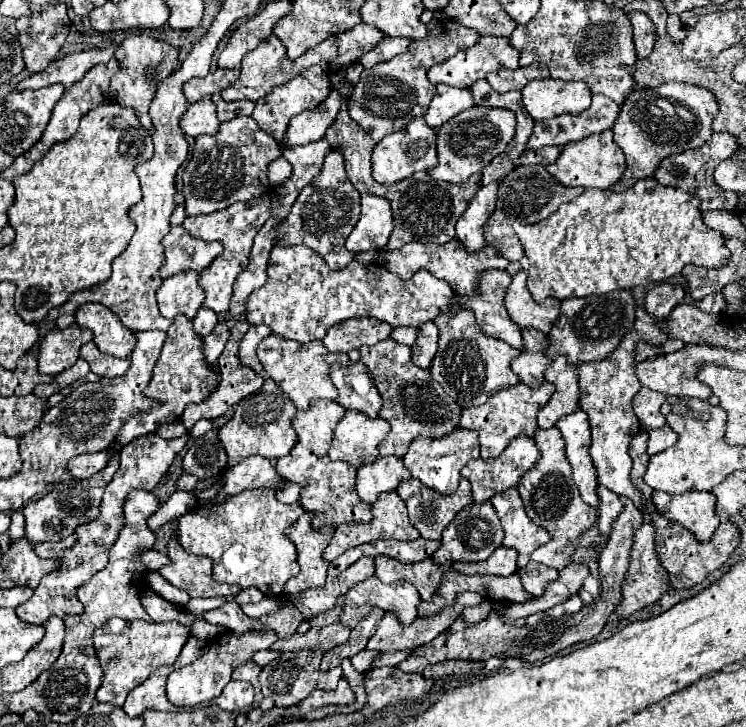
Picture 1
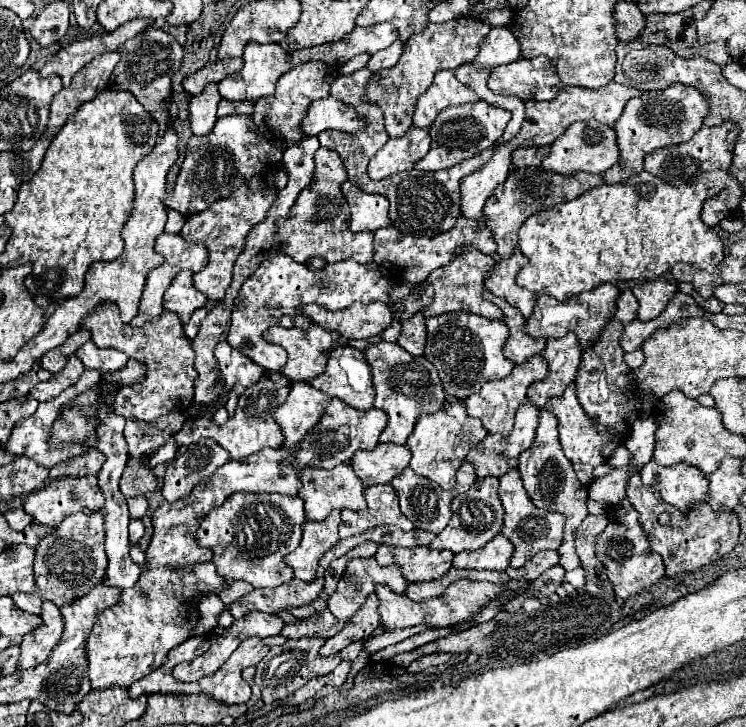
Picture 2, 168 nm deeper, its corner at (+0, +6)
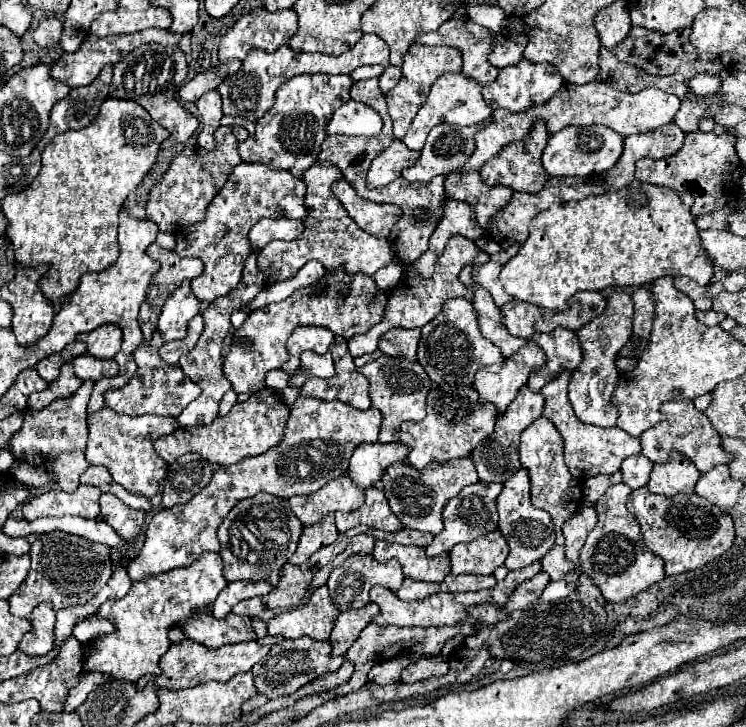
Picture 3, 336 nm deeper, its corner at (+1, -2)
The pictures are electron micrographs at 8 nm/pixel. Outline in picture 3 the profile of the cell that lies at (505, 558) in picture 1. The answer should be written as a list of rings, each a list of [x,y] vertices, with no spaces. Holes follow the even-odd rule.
[[[499,532],[457,544],[449,552],[451,574],[493,574],[499,566],[503,566],[507,554],[509,546]]]

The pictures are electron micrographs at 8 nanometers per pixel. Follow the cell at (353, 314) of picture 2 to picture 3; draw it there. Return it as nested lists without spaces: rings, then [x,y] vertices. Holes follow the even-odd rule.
[[[327,270],[327,274],[313,286],[301,288],[283,302],[269,304],[261,310],[253,310],[247,316],[243,326],[235,330],[235,338],[245,336],[253,340],[253,350],[245,350],[239,344],[233,344],[223,364],[225,378],[233,384],[233,390],[237,394],[241,392],[253,394],[265,386],[265,374],[269,370],[277,370],[287,362],[285,342],[295,328],[321,326],[331,330],[335,336],[341,336],[345,342],[349,342],[355,334],[365,334],[371,326],[383,320],[385,304],[387,304],[387,294],[377,290],[373,278],[365,278],[365,274],[351,276],[345,274],[343,270]],[[341,282],[349,282],[349,286],[353,286],[353,294],[349,294],[349,298],[341,302],[343,306],[337,306],[337,286],[341,286]]]

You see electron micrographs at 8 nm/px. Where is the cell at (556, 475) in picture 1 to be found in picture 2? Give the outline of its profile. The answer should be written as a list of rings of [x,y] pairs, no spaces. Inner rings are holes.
[[[540,410],[540,424],[536,428],[536,438],[534,438],[534,446],[530,446],[530,450],[524,450],[518,458],[518,470],[522,474],[524,480],[524,488],[528,490],[532,502],[538,508],[546,508],[546,510],[558,510],[566,516],[566,526],[564,526],[564,546],[572,546],[574,540],[574,530],[578,528],[578,524],[582,524],[582,520],[588,516],[586,510],[586,500],[588,500],[588,492],[586,486],[582,486],[572,470],[572,464],[568,462],[568,458],[564,456],[562,448],[560,448],[560,440],[558,440],[558,430],[556,430],[556,418],[548,412],[548,410]]]

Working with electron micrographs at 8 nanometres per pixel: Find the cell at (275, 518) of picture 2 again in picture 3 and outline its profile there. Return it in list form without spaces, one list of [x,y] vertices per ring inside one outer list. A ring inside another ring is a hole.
[[[257,494],[241,500],[219,526],[219,542],[223,558],[223,574],[229,582],[251,580],[269,582],[273,588],[279,586],[281,568],[297,550],[297,542],[303,534],[303,524],[291,512],[289,500],[273,494]]]

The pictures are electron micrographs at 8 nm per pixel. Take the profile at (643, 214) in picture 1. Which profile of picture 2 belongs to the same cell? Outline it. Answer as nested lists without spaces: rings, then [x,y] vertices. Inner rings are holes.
[[[642,170],[640,174],[630,176],[626,182],[602,184],[570,202],[540,210],[532,214],[520,228],[518,248],[528,258],[528,266],[518,272],[516,284],[562,302],[564,296],[576,296],[606,282],[614,284],[618,280],[658,278],[678,262],[692,264],[700,270],[714,270],[724,260],[724,248],[718,234],[700,218],[704,200],[706,186],[702,184],[676,188]]]

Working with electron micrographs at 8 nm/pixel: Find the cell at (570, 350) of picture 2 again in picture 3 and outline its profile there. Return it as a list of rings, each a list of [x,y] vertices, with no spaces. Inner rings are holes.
[[[555,328],[551,334],[535,334],[531,338],[547,356],[547,366],[533,372],[527,386],[531,392],[539,392],[545,384],[555,380],[561,372],[577,370],[583,362],[581,346],[575,332],[567,328]]]

